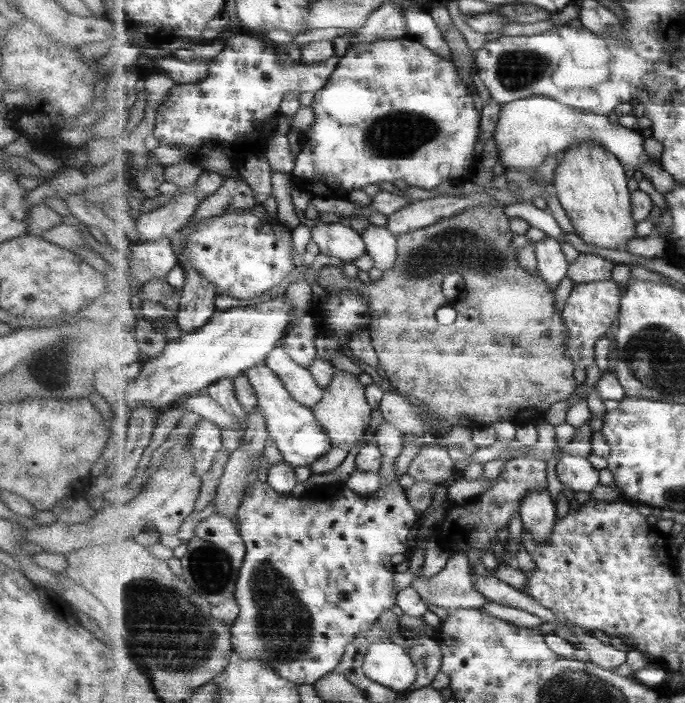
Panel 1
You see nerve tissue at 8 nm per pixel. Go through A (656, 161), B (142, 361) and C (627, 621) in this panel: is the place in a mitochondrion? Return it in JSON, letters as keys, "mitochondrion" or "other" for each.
{"A":"other","B":"other","C":"other"}

